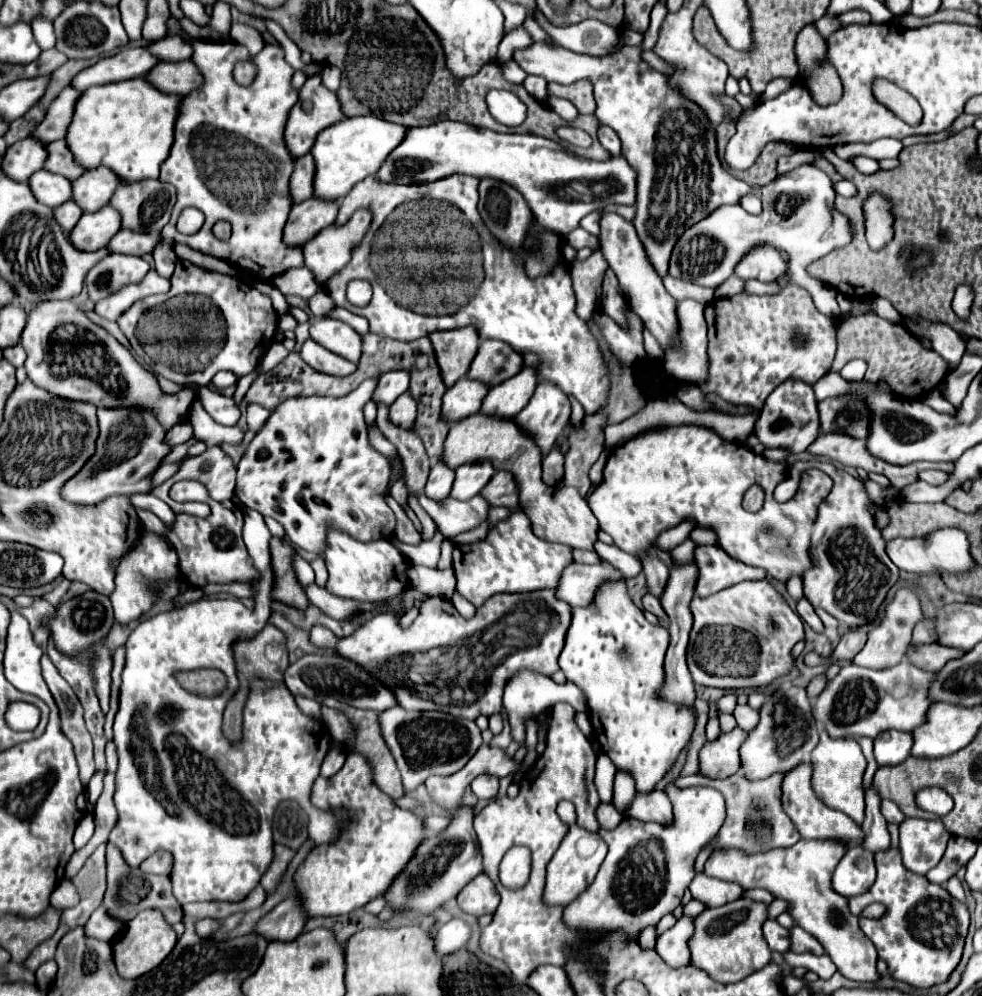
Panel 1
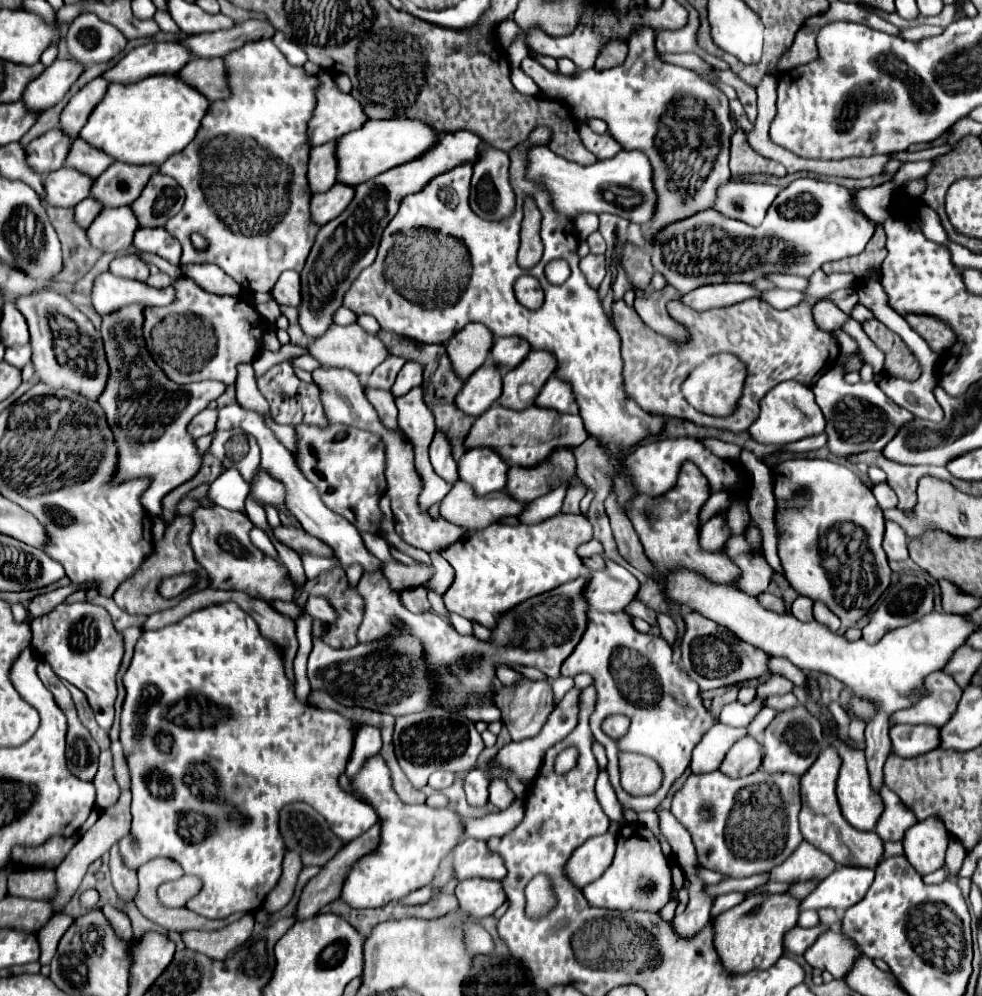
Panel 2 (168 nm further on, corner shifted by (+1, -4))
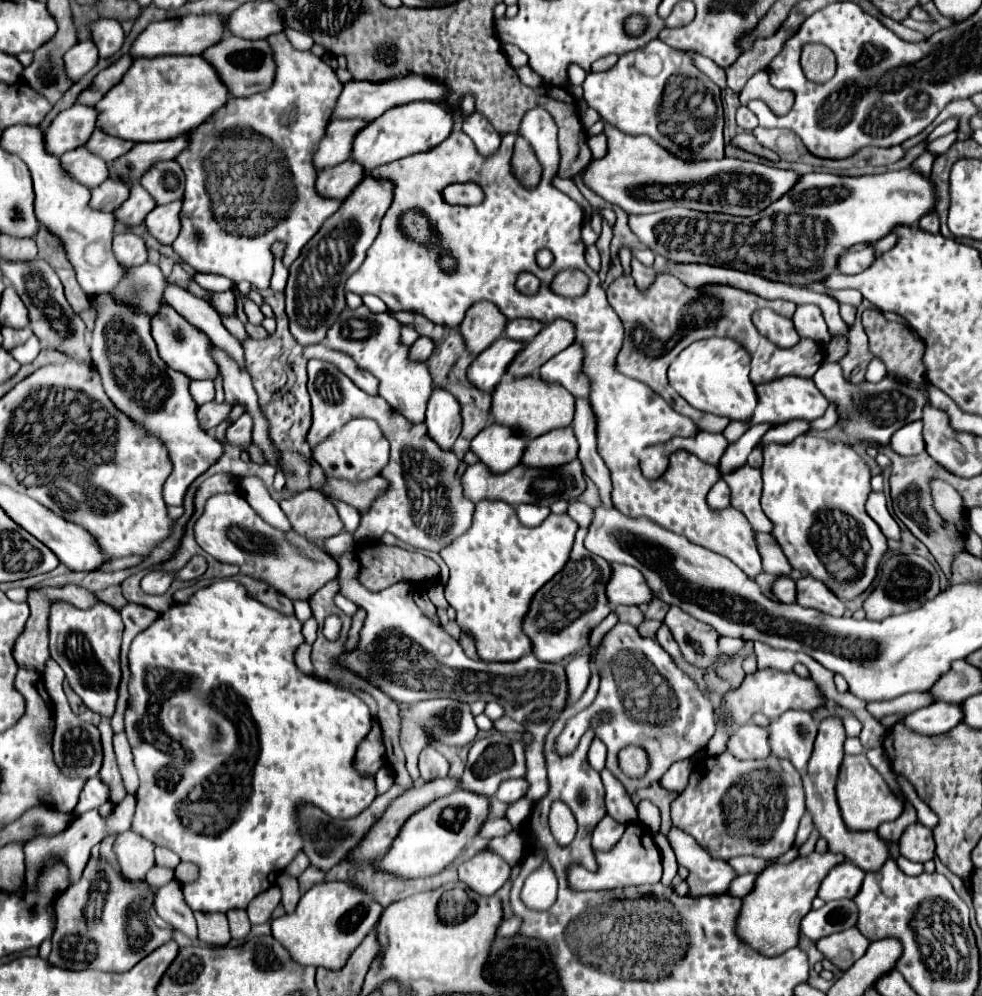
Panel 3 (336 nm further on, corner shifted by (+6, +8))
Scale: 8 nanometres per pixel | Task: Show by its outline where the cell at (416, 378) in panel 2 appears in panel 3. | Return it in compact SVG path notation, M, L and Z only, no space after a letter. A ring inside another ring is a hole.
M419 338L411 348L409 348L409 358L415 362L425 362L433 352L433 342L429 338Z

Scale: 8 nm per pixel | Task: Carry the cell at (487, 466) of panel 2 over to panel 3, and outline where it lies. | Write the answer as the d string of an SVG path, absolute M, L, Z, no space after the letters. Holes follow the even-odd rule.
M501 424L485 426L473 440L471 452L477 454L493 474L503 474L519 464L519 458L525 450L525 440Z

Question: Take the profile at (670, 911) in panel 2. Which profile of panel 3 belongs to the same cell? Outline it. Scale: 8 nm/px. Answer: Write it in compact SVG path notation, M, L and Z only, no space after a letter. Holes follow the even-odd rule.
M662 834L653 836L654 842L659 848L662 857L663 874L661 883L664 885L671 885L672 879L677 875L678 864L667 838Z

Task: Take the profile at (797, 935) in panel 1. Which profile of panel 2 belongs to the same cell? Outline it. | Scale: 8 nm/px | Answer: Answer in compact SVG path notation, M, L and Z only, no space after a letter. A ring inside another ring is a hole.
M838 930L824 932L814 946L810 946L804 954L806 962L818 970L828 970L834 978L842 980L850 968L854 966L856 958L860 956L860 948L848 936L840 934Z

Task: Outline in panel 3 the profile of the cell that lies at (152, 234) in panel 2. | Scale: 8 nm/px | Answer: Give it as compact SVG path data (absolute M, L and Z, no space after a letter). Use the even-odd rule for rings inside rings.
M171 202L167 206L155 206L145 218L147 232L153 238L157 238L161 244L171 246L181 228L179 226L179 210L181 210L181 202Z

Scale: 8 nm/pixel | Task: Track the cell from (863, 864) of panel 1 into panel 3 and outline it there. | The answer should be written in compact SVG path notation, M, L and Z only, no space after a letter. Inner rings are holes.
M841 862L829 870L829 874L823 878L817 896L825 902L841 900L841 898L853 898L859 892L859 886L863 882L863 870L855 866L853 862Z

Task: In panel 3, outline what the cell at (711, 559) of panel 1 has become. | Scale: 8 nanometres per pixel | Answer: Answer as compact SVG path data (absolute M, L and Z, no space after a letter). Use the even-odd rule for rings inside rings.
M763 532L755 534L755 544L761 554L763 572L777 576L791 572L791 566L787 566L787 558L783 558L783 552L779 550L779 544L775 542L775 538L771 538L771 534L763 534Z

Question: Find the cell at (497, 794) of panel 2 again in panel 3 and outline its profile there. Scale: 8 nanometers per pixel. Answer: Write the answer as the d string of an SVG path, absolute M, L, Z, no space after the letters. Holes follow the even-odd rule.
M503 780L499 790L497 790L497 798L505 804L511 804L511 802L519 800L525 792L527 792L527 782L523 782L523 780Z

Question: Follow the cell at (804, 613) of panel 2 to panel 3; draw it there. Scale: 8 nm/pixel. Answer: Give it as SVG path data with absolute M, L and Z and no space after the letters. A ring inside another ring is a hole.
M781 576L781 578L773 584L773 594L775 594L775 598L779 598L779 602L783 602L783 604L793 604L795 598L797 598L795 582L793 582L791 578Z

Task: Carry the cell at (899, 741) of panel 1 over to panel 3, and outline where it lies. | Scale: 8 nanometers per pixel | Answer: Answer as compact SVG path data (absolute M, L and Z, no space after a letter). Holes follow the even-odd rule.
M933 702L933 704L925 706L925 708L921 708L921 710L905 714L899 722L905 728L917 732L917 734L925 734L925 736L943 734L943 732L951 730L953 726L957 726L961 722L959 704Z

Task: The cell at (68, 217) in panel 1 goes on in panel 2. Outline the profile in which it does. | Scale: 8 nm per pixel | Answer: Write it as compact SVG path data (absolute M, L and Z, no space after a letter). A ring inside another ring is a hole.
M88 196L86 200L82 200L74 210L76 210L76 222L82 226L82 228L88 228L92 224L92 220L100 214L102 210L102 202L96 202L92 196Z

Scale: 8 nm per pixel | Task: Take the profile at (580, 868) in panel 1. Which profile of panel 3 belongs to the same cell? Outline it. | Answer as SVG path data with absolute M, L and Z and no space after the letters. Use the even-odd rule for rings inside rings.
M603 816L603 820L595 826L591 836L593 852L609 852L625 832L625 824L615 822L611 816Z

